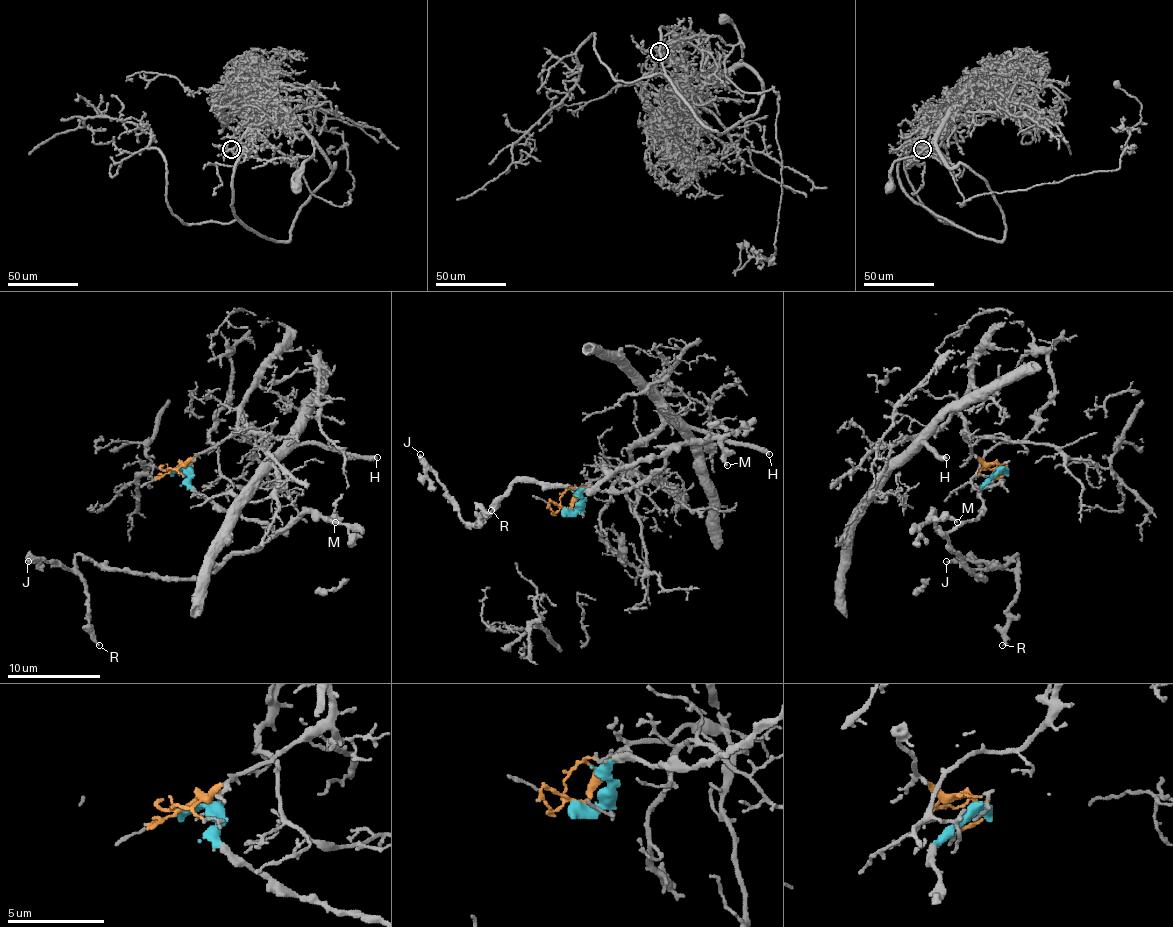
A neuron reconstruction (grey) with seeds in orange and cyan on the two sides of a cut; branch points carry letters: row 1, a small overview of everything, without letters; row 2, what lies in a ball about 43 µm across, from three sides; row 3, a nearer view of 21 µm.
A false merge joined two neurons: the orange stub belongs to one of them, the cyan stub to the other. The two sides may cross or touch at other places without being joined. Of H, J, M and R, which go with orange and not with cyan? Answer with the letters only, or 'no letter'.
H

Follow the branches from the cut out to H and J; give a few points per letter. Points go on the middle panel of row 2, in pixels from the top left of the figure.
H: (571, 510), (578, 493), (595, 479), (634, 472), (632, 449), (667, 424), (674, 428), (704, 428), (769, 454)
J: (571, 510), (585, 489), (630, 491), (664, 456), (625, 463), (590, 489), (516, 482), (467, 524), (420, 454)

